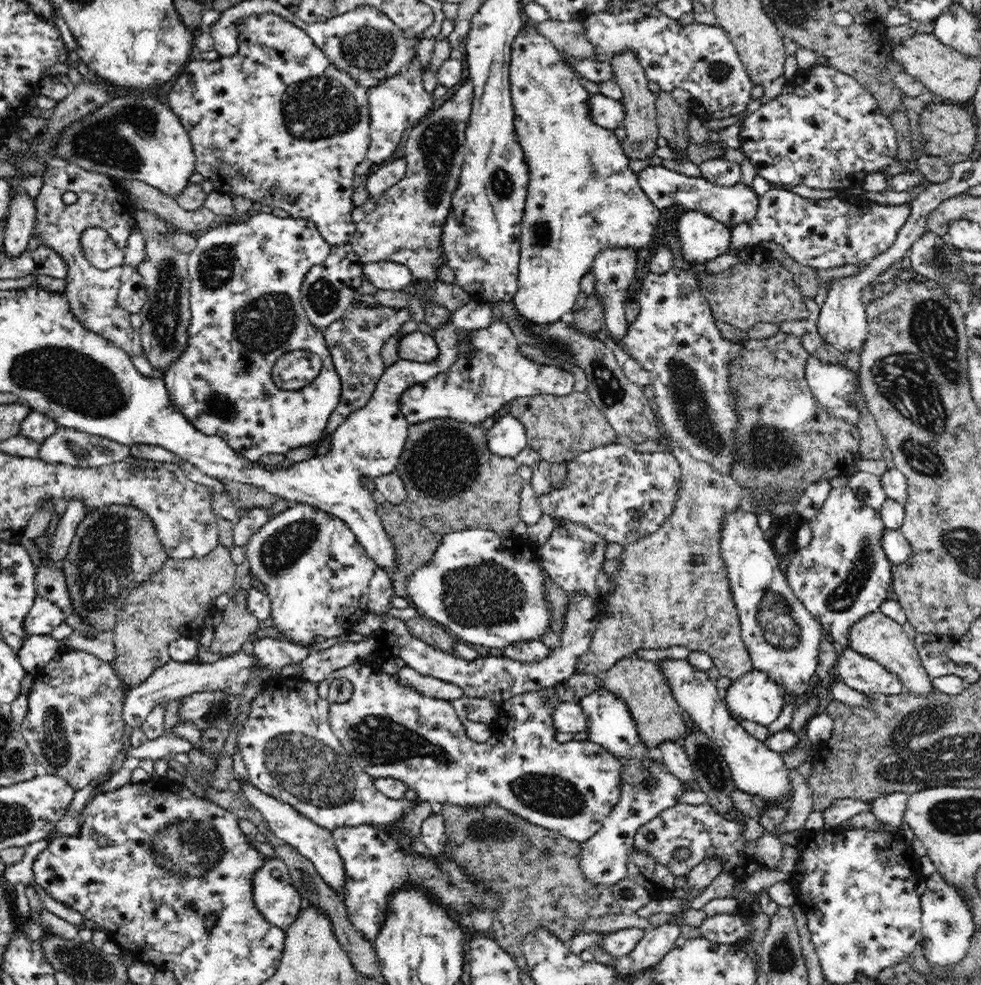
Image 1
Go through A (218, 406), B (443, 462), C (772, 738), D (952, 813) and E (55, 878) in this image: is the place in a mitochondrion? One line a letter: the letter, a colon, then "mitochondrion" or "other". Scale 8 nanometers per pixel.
A: mitochondrion
B: mitochondrion
C: other
D: mitochondrion
E: other

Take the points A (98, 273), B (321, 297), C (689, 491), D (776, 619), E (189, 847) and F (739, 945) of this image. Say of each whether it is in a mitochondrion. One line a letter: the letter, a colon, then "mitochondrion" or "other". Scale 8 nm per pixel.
A: other
B: mitochondrion
C: other
D: mitochondrion
E: mitochondrion
F: other

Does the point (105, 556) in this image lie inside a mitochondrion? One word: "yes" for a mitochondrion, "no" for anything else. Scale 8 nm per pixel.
yes

